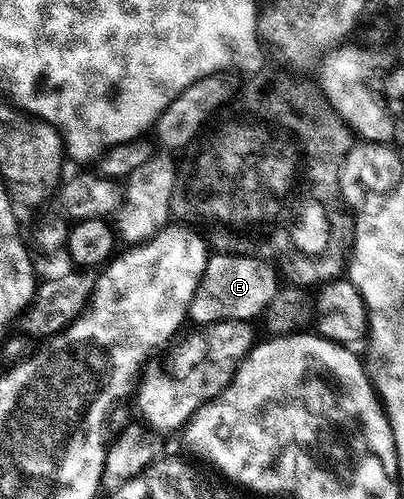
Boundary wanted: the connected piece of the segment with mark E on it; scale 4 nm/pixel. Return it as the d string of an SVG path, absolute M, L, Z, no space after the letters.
M213 252L202 271L194 299L190 299L188 321L199 327L216 321L251 322L252 317L259 318L277 291L276 277L278 281L277 270L262 258Z

